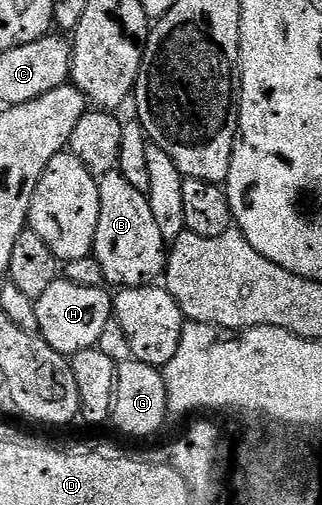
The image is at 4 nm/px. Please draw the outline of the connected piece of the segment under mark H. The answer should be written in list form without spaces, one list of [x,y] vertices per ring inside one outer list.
[[[58,278],[35,301],[33,315],[45,343],[61,357],[76,357],[82,351],[91,351],[105,335],[105,326],[111,323],[111,299],[97,287],[84,287],[81,283],[68,283]]]

